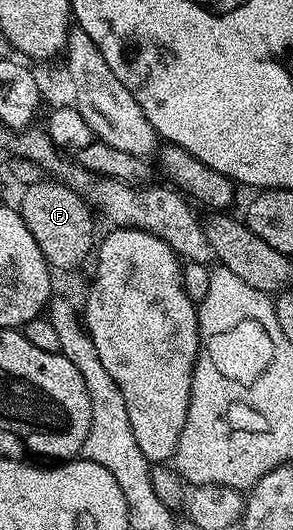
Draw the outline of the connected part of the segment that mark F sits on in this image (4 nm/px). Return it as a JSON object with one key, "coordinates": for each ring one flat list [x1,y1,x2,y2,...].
{"coordinates":[[44,180,26,186,21,193,21,202,17,204,19,216,25,222,29,234,33,234,33,242,37,242,41,254,52,269,60,268,67,272,70,268,77,267,87,255,87,259,92,255,97,240,96,217,83,197,55,180]]}

